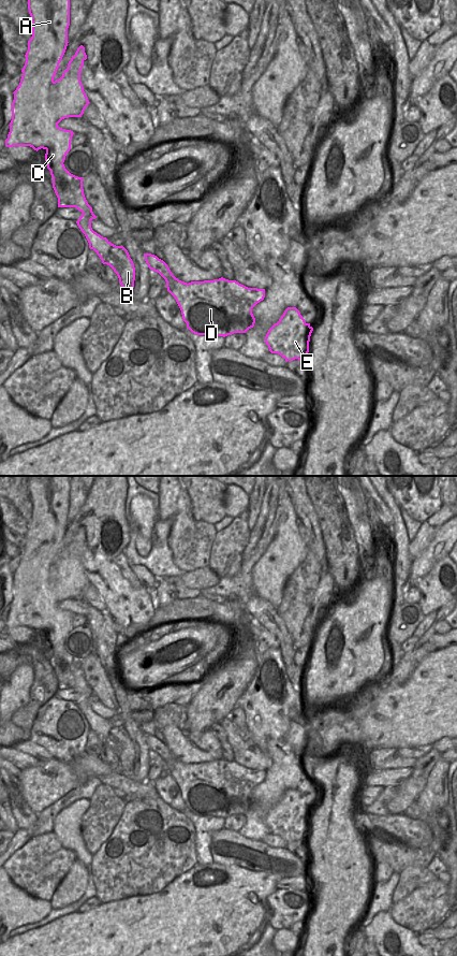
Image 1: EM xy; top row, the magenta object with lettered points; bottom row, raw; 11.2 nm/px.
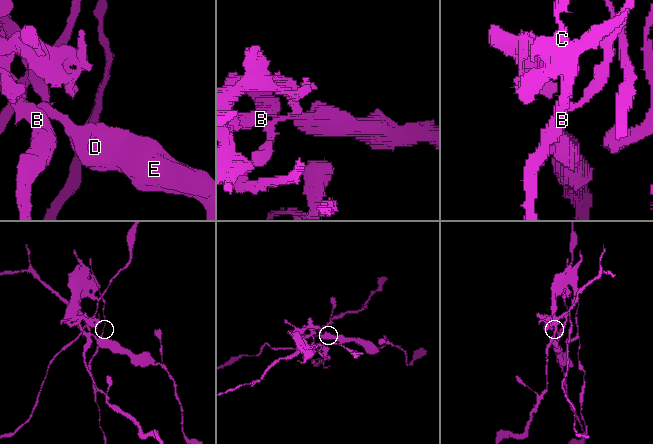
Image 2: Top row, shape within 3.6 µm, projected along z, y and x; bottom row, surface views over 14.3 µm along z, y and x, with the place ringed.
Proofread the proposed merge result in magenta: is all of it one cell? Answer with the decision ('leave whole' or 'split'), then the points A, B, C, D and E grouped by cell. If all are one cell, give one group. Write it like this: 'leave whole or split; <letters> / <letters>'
split; A B C / D E

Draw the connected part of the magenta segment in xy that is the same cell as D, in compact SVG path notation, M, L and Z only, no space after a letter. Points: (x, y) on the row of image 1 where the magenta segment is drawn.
M172 276L166 288L175 298L187 328L196 335L225 337L234 333L246 333L255 323L252 308L265 298L265 289L248 288L223 277L187 284Z

